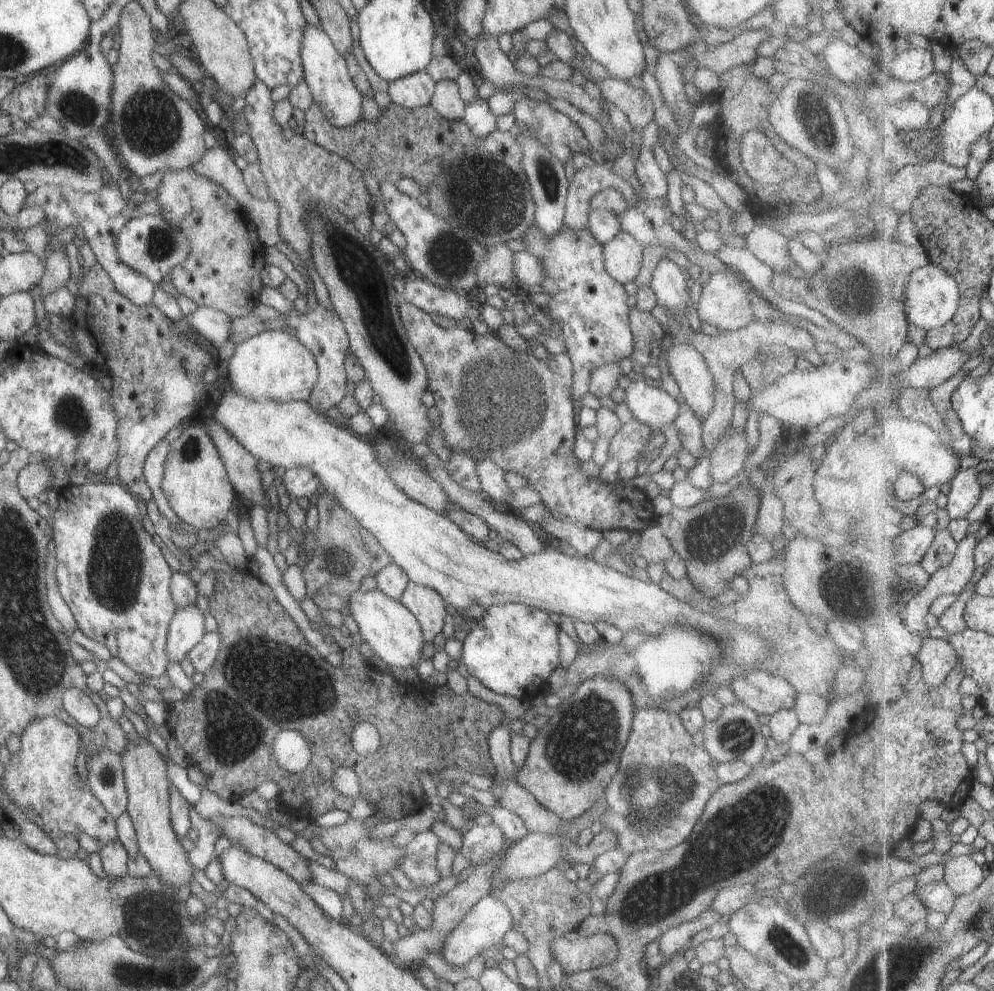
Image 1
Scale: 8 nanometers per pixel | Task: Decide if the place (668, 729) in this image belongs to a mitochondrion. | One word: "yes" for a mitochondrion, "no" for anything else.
no

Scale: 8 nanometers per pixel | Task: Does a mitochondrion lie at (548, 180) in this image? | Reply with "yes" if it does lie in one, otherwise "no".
yes

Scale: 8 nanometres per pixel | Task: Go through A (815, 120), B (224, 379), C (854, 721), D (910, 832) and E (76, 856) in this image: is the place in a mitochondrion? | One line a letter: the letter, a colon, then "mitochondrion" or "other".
A: mitochondrion
B: other
C: other
D: other
E: other

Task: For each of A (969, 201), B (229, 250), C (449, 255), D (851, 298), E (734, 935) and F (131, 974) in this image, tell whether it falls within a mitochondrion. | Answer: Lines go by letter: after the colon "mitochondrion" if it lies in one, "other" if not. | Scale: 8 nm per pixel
A: other
B: mitochondrion
C: mitochondrion
D: mitochondrion
E: other
F: mitochondrion

